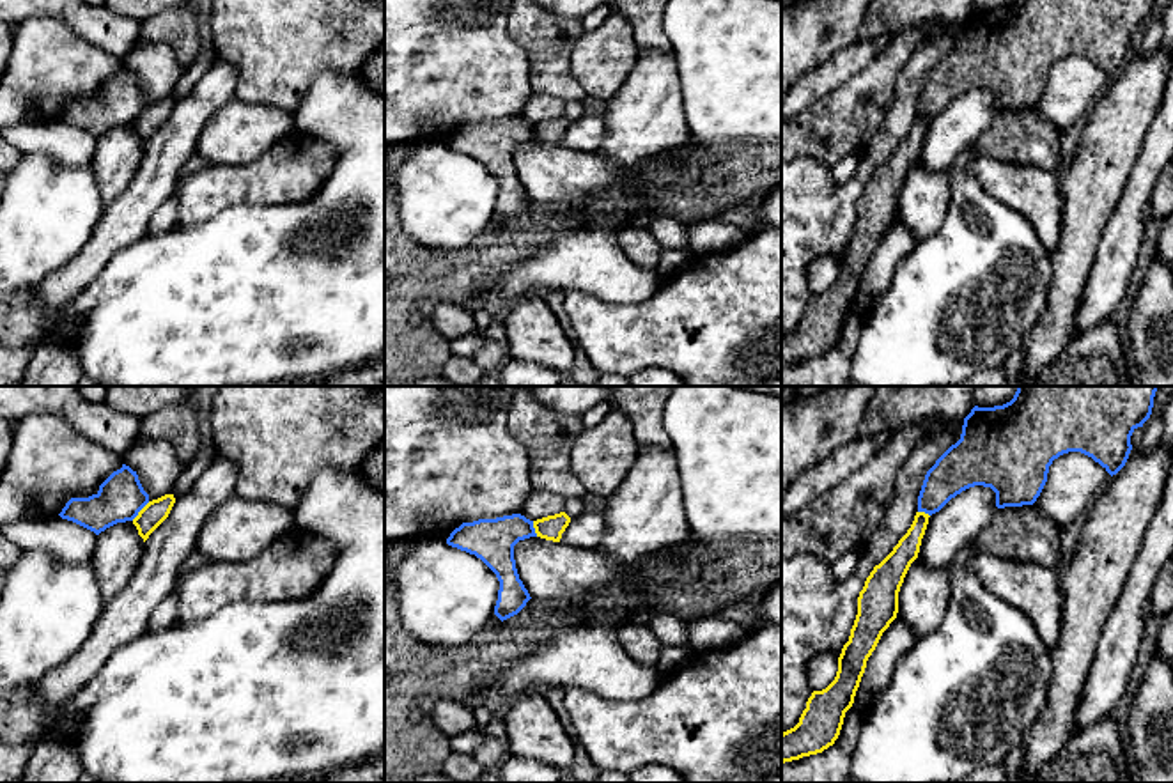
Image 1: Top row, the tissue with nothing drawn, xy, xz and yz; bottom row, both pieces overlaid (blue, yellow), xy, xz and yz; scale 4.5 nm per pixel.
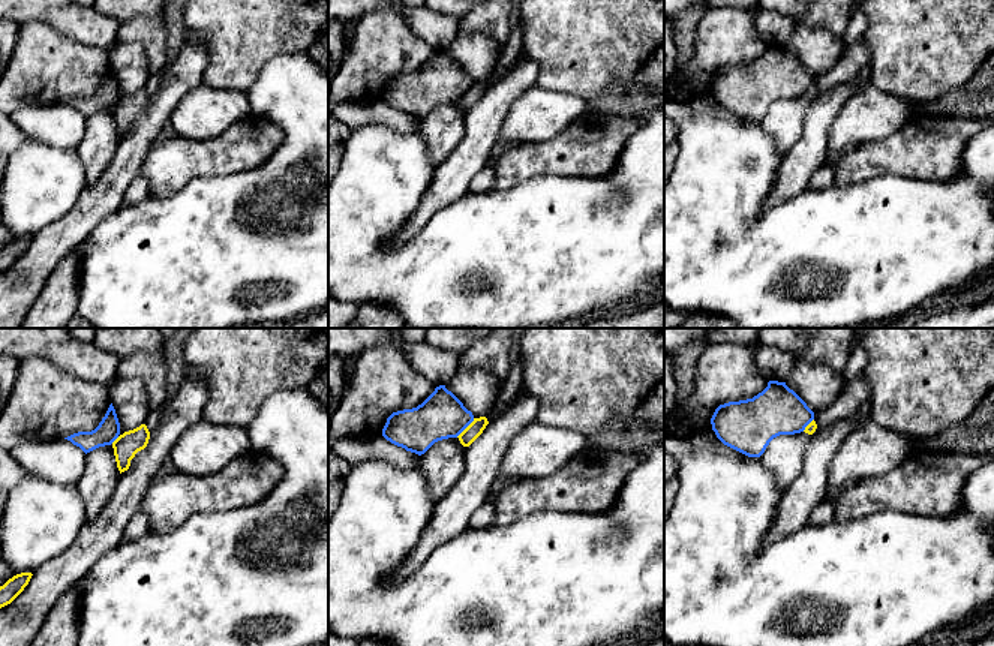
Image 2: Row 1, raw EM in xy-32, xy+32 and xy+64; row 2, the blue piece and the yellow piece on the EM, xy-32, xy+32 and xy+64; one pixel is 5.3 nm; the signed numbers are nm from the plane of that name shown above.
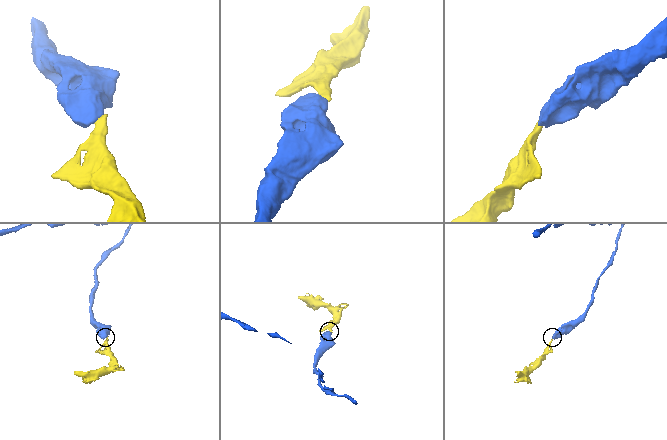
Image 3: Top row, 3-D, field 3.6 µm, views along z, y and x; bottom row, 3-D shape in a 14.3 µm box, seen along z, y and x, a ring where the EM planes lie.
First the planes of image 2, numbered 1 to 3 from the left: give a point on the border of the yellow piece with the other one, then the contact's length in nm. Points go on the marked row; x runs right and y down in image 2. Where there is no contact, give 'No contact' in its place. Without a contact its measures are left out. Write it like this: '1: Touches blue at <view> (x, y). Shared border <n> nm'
1: Touches blue at xy-32 (114, 439). Shared border 60 nm
2: Touches blue at xy+32 (465, 427). Shared border 140 nm
3: Touches blue at xy+64 (808, 423). Shared border 90 nm

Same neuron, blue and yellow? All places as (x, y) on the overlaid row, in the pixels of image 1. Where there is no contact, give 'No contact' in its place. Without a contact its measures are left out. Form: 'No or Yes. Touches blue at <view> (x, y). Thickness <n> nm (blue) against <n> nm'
No. Touches blue at xy (140, 509). Thickness 220 nm (blue) against 110 nm

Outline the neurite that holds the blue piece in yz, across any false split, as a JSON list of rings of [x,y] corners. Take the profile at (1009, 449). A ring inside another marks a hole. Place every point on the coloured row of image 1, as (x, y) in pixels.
[[[1017,386],[1014,399],[1003,406],[975,406],[964,418],[960,439],[927,471],[918,496],[918,512],[932,516],[975,485],[990,487],[996,492],[998,508],[1033,505],[1047,482],[1049,466],[1068,452],[1081,452],[1111,477],[1116,475],[1132,450],[1132,432],[1152,415],[1155,392],[1157,386]]]

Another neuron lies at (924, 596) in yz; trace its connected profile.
[[[916,558],[900,586],[897,616],[911,625],[916,640],[923,638],[943,624],[950,595],[950,565],[932,569]]]

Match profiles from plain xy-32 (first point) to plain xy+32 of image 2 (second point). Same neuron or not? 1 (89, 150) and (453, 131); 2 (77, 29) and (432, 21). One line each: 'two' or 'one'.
1: one
2: one

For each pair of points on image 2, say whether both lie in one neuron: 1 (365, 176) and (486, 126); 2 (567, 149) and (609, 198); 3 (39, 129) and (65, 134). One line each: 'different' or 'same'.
1: different
2: different
3: same

